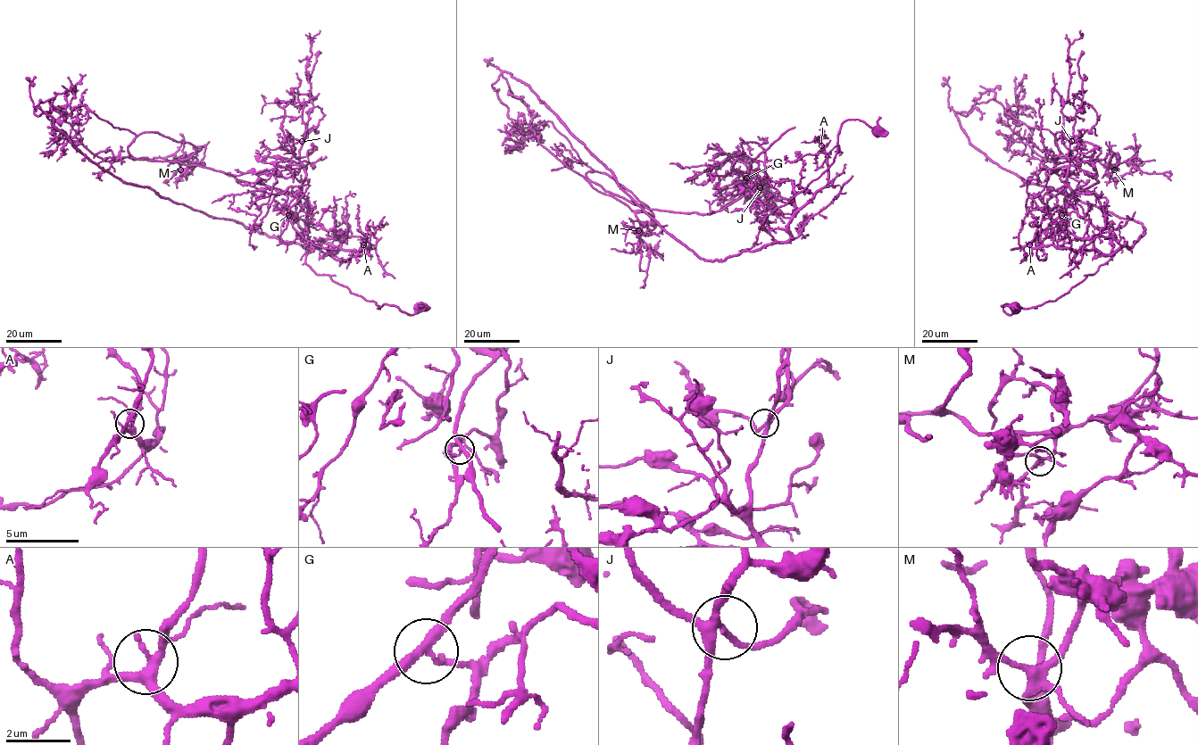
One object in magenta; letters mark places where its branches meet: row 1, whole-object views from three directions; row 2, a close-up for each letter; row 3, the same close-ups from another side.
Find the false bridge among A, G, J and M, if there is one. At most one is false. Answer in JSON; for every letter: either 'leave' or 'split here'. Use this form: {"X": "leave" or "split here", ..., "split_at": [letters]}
{"A": "leave", "G": "split here", "J": "leave", "M": "leave", "split_at": ["G"]}

